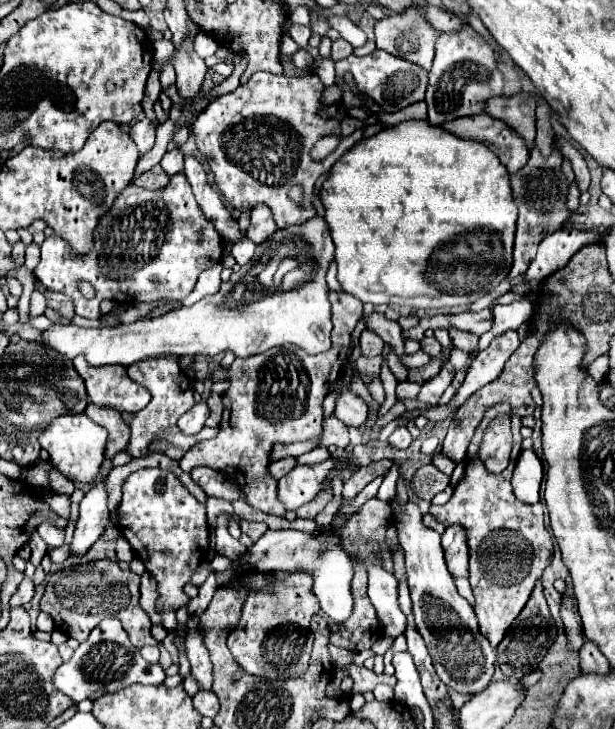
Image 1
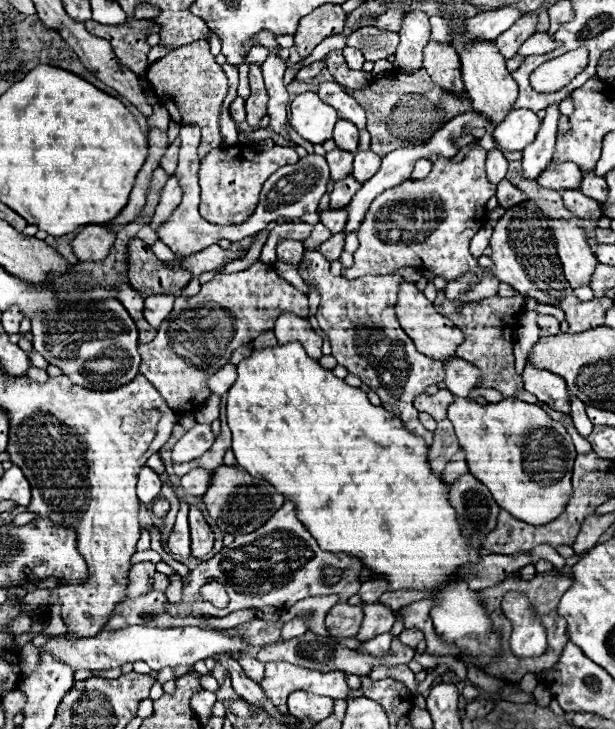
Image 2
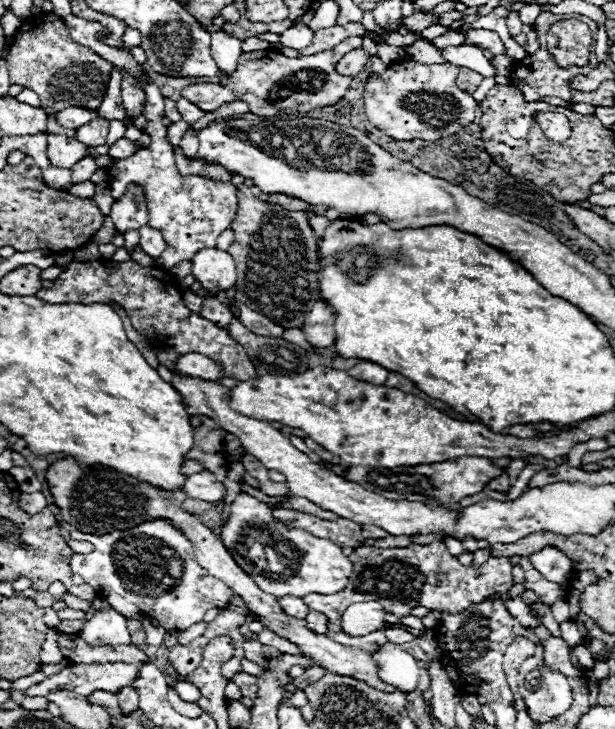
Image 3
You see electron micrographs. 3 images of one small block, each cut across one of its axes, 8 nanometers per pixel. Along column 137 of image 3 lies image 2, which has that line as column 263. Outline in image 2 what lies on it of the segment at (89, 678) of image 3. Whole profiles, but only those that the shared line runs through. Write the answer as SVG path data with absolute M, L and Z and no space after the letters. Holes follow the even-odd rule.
M242 654L242 656L240 656L240 666L244 668L246 676L252 678L254 682L260 682L260 680L264 678L264 662L258 662L256 658Z

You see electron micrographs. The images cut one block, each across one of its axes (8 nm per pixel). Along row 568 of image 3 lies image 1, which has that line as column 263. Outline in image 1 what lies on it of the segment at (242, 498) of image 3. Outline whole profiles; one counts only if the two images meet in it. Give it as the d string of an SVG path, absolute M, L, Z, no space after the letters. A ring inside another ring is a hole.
M314 216L306 224L276 230L270 242L256 246L256 260L252 260L252 264L240 268L238 274L234 272L228 282L222 282L222 288L214 296L206 296L190 308L182 306L152 320L138 320L114 328L80 328L74 324L54 324L50 330L42 332L42 342L68 358L84 354L92 366L130 366L154 354L214 356L226 350L232 350L236 356L246 358L252 354L262 354L278 344L294 344L308 354L320 354L330 348L332 322L326 270L332 256L334 244L326 220ZM276 258L290 262L292 270L286 272L278 268L278 278L268 282L264 278L264 270ZM256 262L262 262L262 266L254 266ZM236 278L244 288L240 300L232 300L232 292L238 286Z

